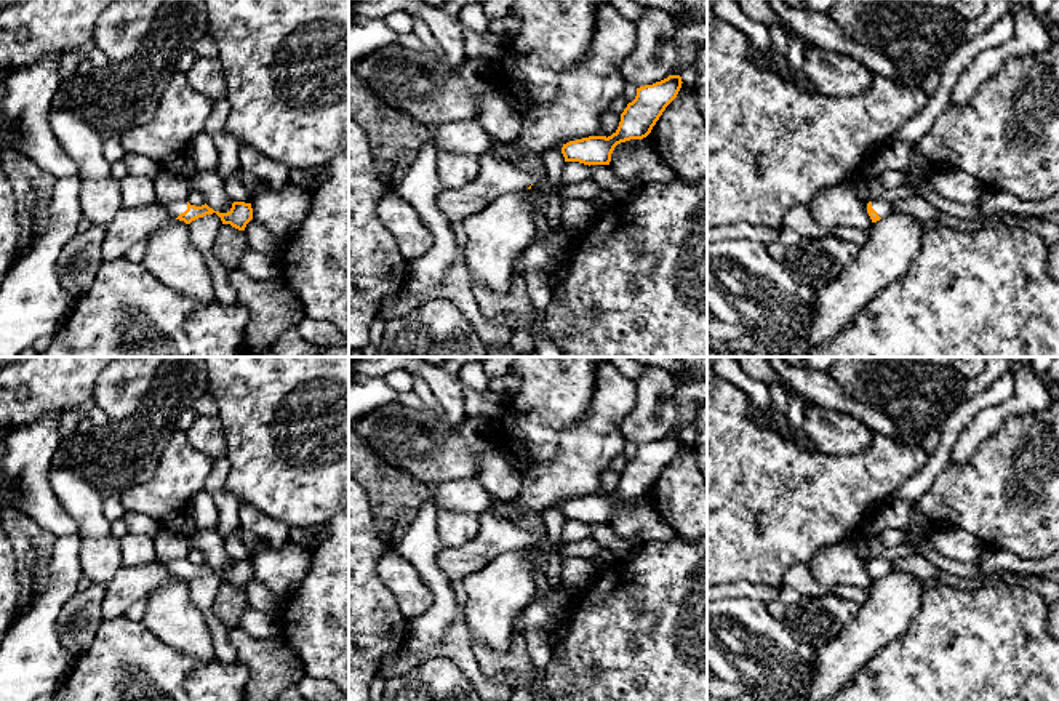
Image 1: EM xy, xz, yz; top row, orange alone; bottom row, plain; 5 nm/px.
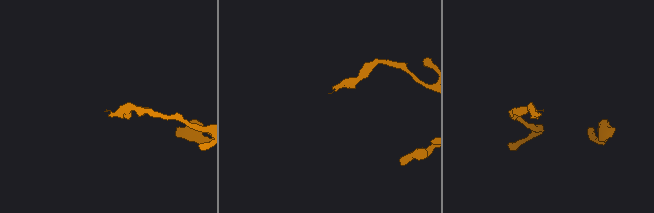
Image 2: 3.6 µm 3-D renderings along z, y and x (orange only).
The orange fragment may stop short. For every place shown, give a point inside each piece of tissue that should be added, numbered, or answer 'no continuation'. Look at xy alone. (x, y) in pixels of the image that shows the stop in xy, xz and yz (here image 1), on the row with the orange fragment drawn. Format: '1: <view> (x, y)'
1: xy (136, 191)

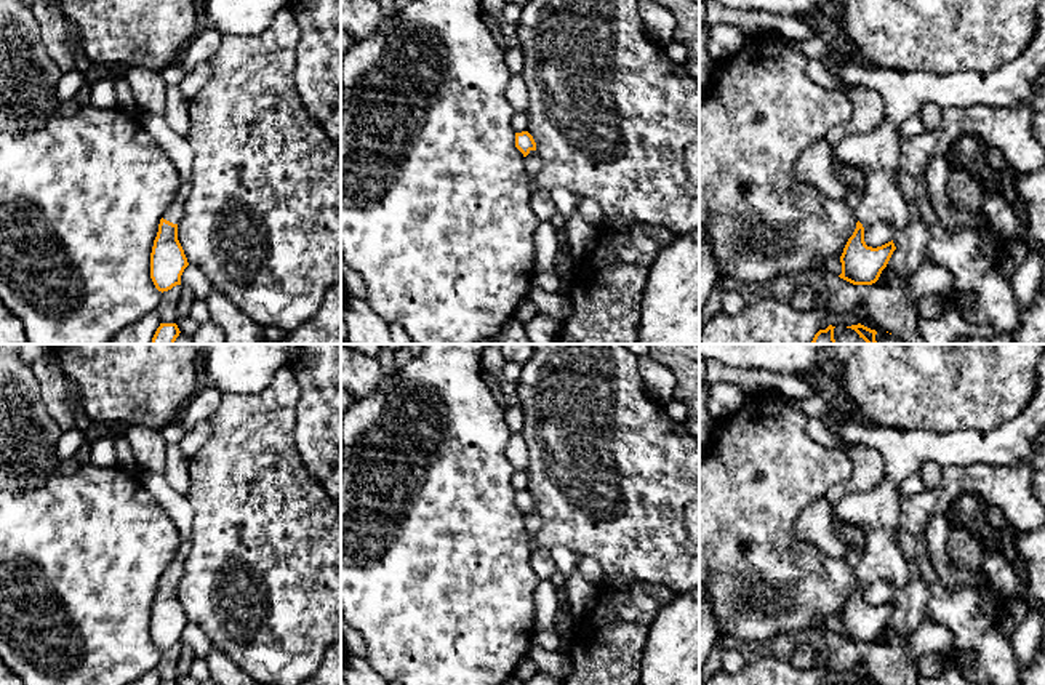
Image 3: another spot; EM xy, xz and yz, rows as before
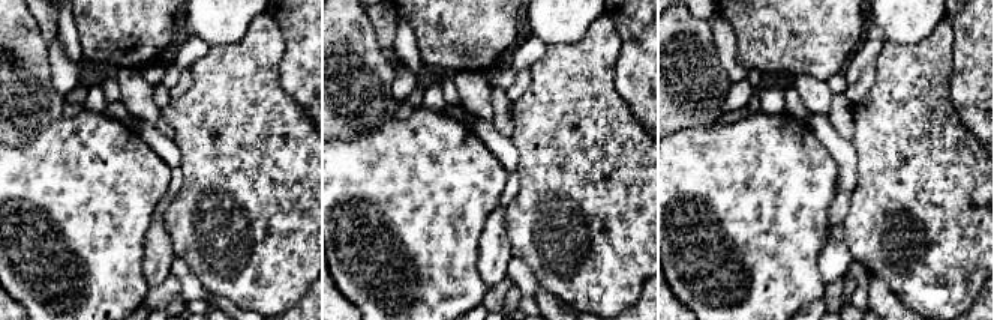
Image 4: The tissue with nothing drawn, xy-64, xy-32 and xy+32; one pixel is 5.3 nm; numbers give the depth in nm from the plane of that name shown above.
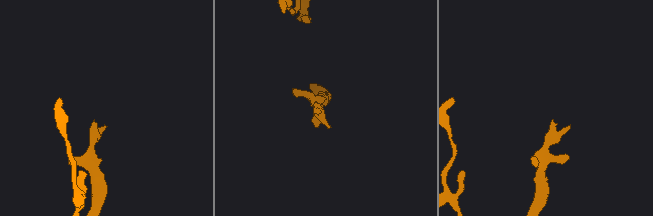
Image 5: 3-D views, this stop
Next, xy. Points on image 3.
1: xy (175, 212)

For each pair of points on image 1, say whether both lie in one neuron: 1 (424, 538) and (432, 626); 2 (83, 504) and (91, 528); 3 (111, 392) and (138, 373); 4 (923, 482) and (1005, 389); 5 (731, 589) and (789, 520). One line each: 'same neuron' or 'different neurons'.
1: same neuron
2: same neuron
3: same neuron
4: same neuron
5: different neurons

